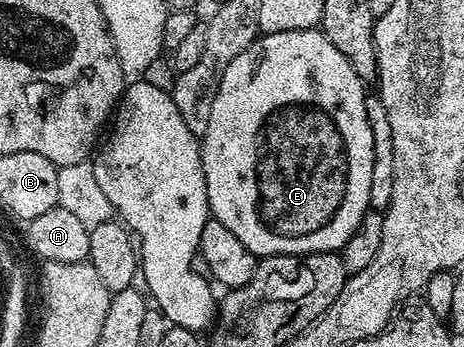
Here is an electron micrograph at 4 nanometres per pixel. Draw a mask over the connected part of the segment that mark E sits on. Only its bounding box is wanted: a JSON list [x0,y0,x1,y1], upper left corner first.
[200,28,375,259]

